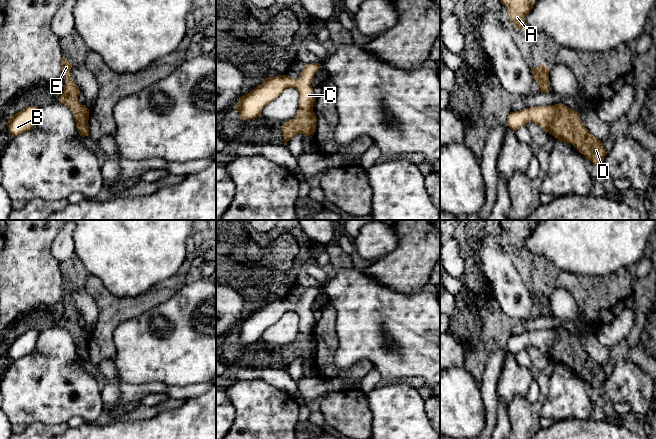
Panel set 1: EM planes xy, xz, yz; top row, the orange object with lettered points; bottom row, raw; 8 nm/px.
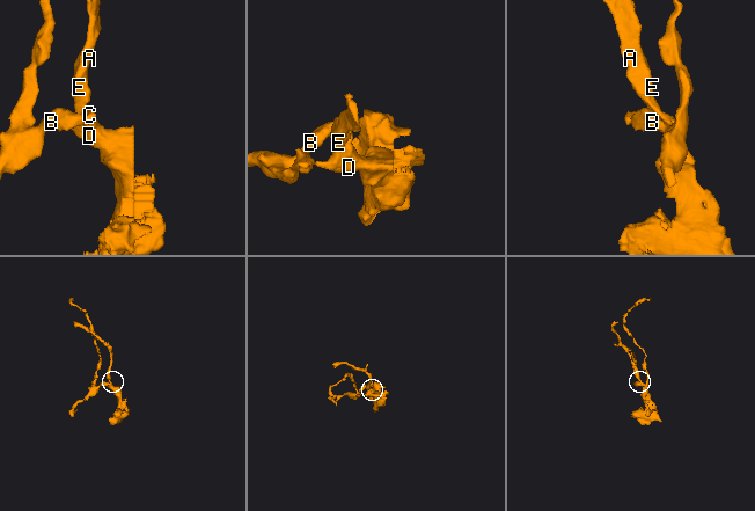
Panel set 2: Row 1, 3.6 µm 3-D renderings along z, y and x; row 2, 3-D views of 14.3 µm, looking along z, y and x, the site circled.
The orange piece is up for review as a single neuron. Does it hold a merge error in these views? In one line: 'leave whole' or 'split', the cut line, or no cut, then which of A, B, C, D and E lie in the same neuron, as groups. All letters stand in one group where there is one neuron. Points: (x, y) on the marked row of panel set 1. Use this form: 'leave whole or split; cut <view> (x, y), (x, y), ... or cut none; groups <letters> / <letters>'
split; cut yz (554, 105), (554, 120), (547, 131); groups A D E / B C

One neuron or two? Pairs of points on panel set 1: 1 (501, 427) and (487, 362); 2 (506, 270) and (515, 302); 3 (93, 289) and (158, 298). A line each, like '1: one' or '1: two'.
1: two
2: one
3: one

